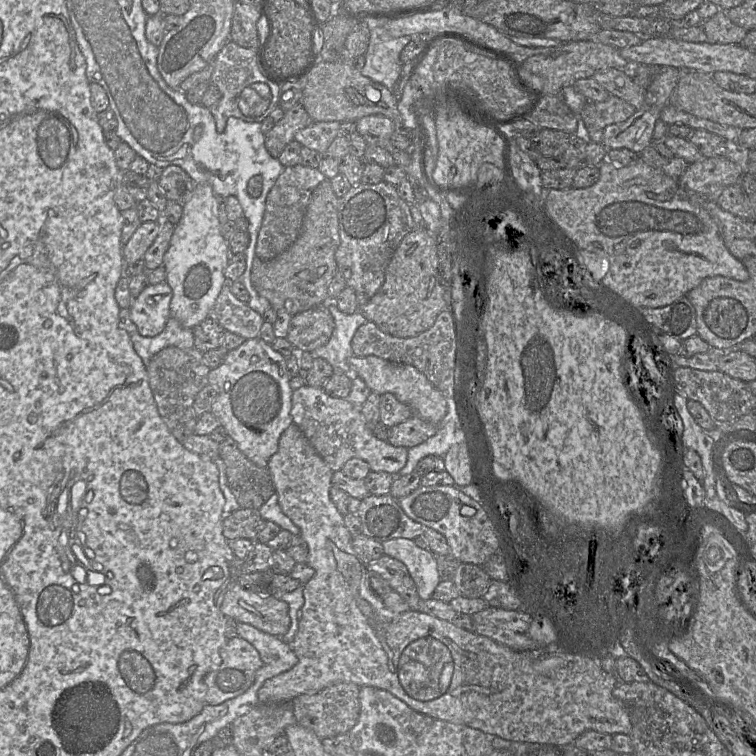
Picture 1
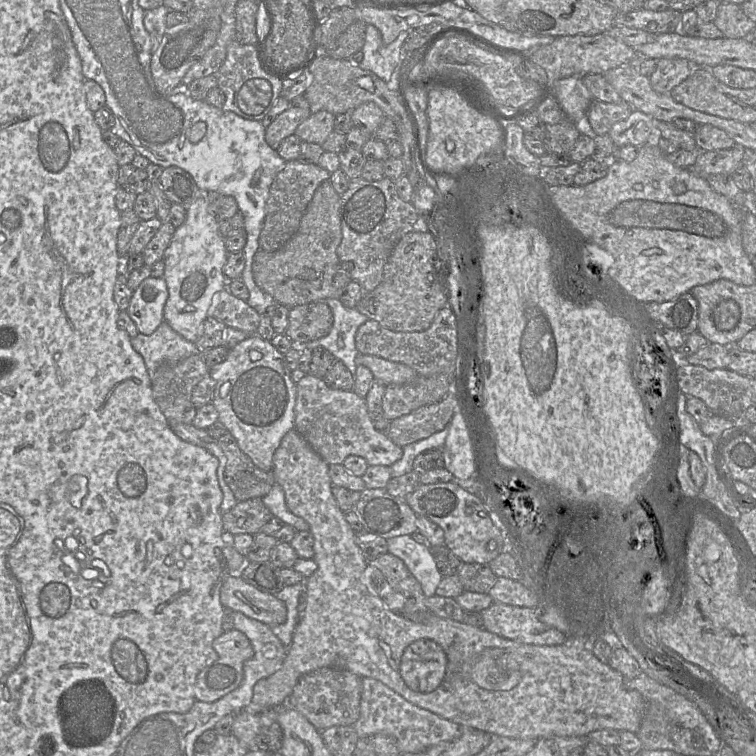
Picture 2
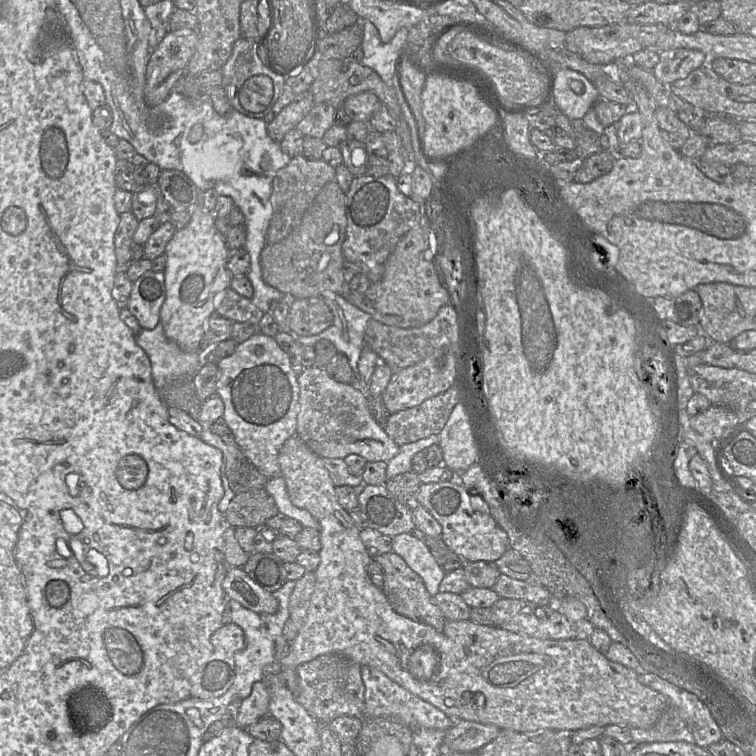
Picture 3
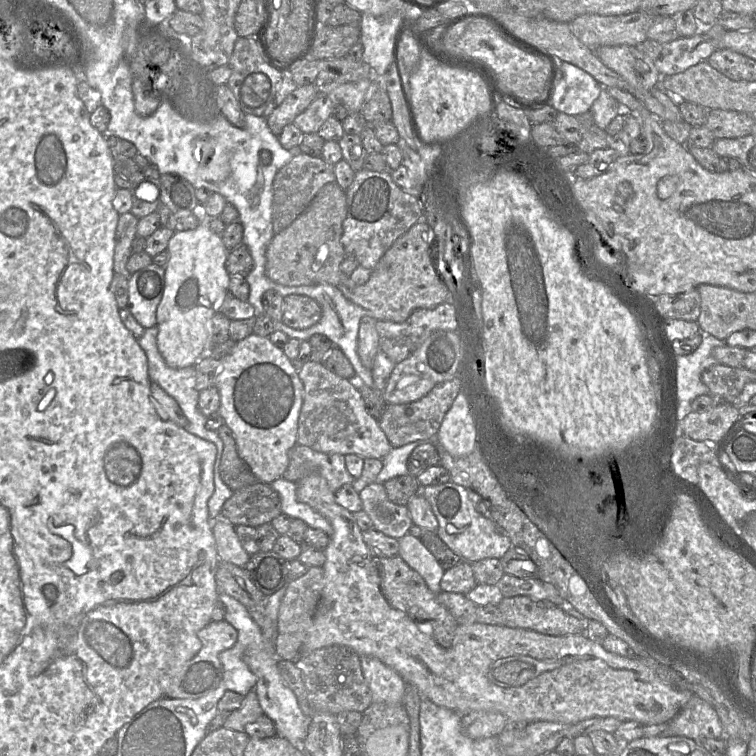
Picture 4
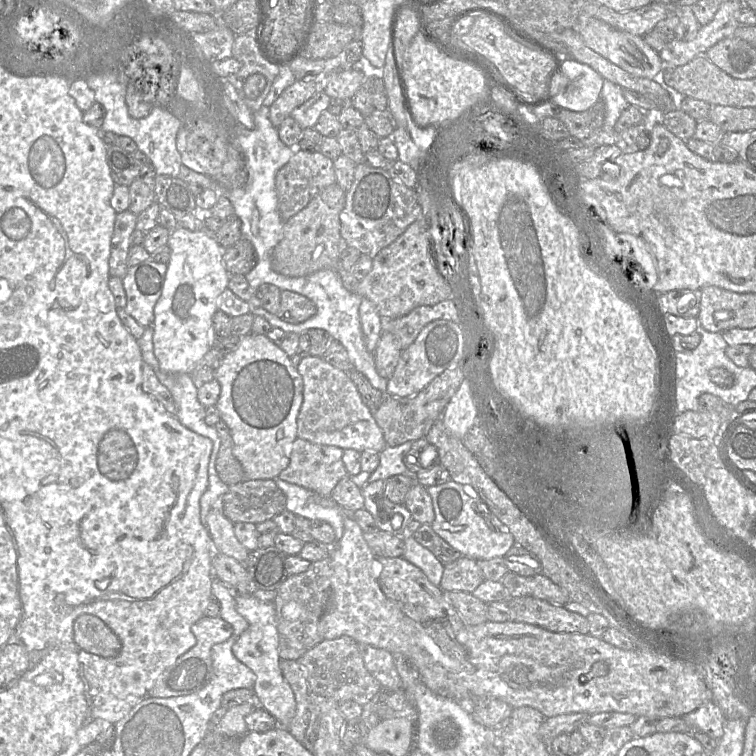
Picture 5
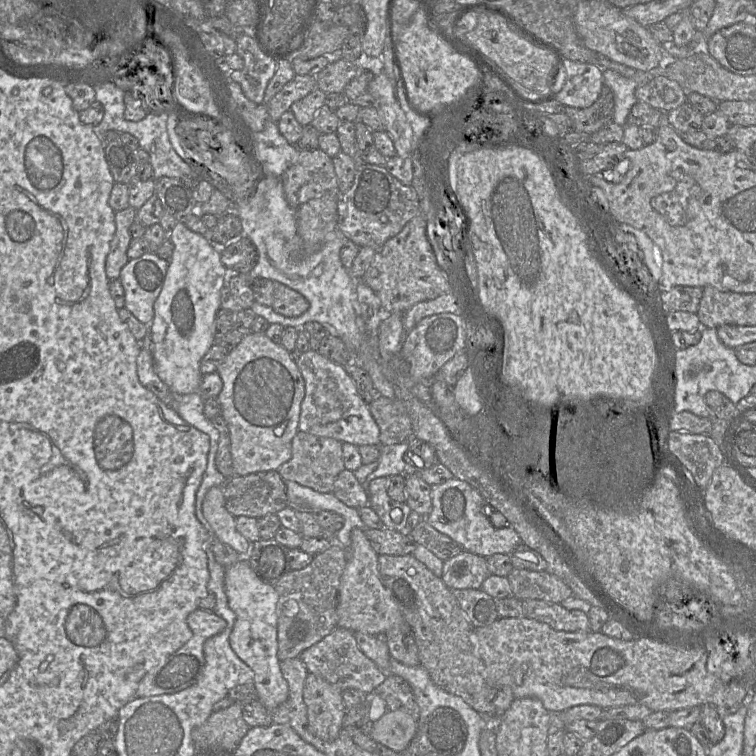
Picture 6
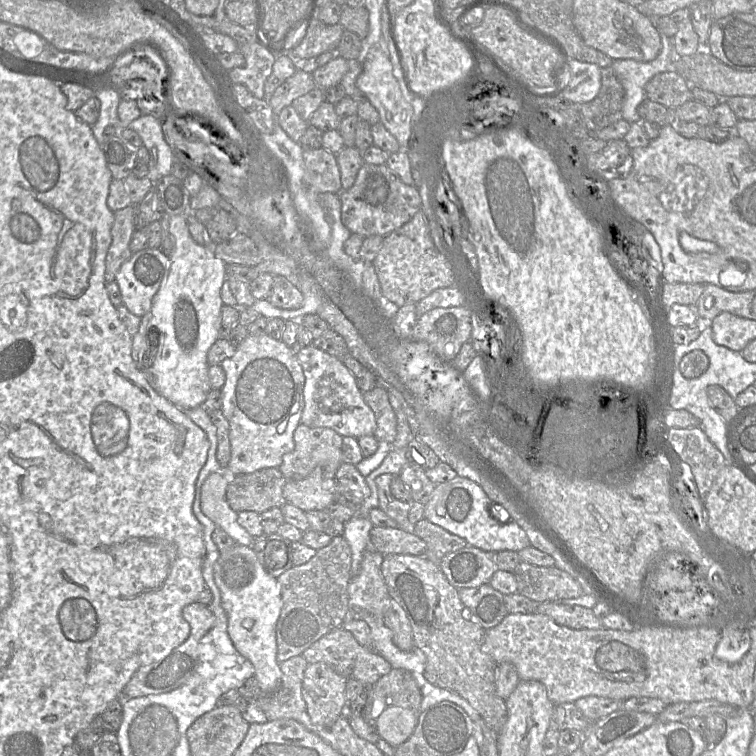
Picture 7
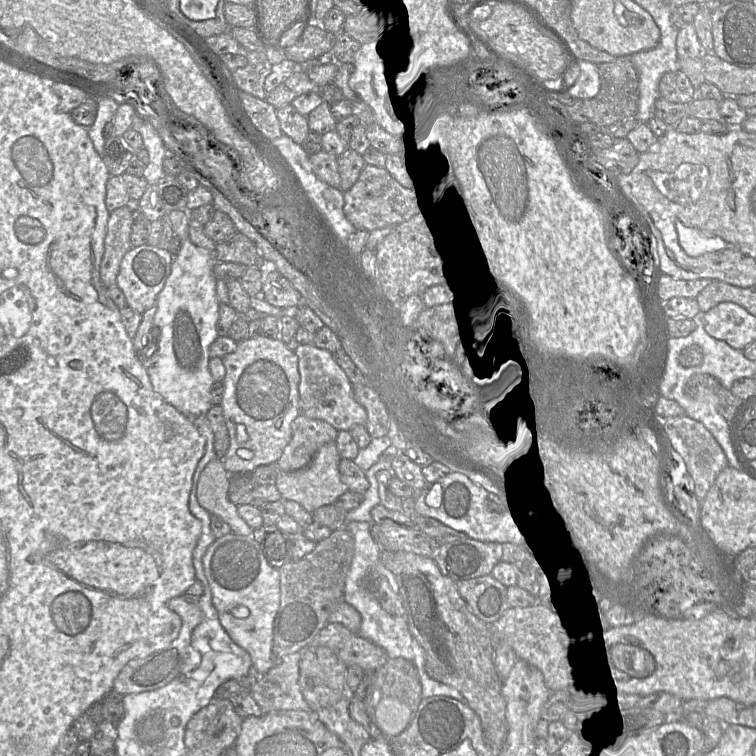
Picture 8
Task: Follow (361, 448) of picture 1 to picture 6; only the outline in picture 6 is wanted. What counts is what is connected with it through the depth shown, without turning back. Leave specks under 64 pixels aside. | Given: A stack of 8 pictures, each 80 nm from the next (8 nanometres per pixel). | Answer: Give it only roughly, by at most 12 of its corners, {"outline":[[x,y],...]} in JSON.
{"outline":[[312,349],[299,431],[358,447],[380,429],[346,367]]}

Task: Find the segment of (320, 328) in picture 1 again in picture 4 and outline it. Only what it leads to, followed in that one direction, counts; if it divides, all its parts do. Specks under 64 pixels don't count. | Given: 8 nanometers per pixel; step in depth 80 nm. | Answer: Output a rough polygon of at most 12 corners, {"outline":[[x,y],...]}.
{"outline":[[306,295],[283,297],[282,322],[304,330],[321,318]]}

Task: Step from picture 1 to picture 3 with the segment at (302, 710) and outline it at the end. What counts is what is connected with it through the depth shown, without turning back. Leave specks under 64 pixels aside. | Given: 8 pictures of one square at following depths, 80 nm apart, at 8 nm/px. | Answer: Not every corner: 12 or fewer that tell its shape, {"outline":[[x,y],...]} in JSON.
{"outline":[[324,654],[296,668],[296,700],[321,725],[362,717],[359,663]]}

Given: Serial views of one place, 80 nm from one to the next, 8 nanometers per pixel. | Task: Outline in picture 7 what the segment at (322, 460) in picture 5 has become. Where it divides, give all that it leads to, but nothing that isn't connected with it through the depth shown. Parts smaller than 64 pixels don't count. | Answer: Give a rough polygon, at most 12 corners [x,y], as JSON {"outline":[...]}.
{"outline":[[300,423],[278,469],[302,480],[317,466],[335,478],[343,436]]}

